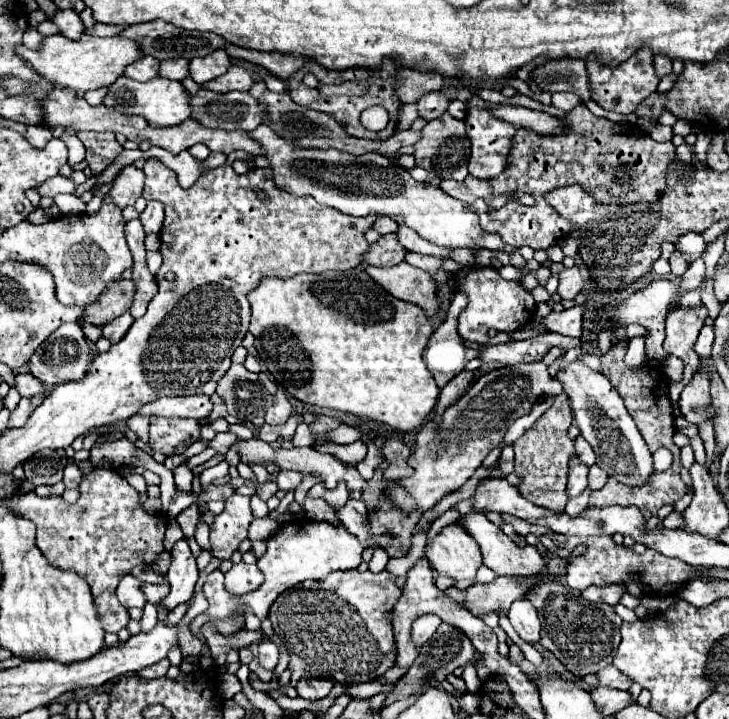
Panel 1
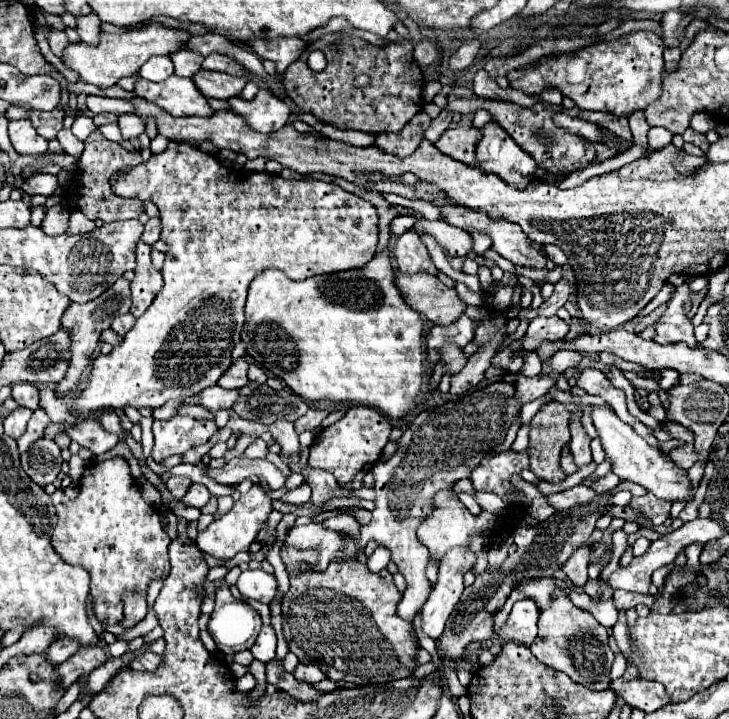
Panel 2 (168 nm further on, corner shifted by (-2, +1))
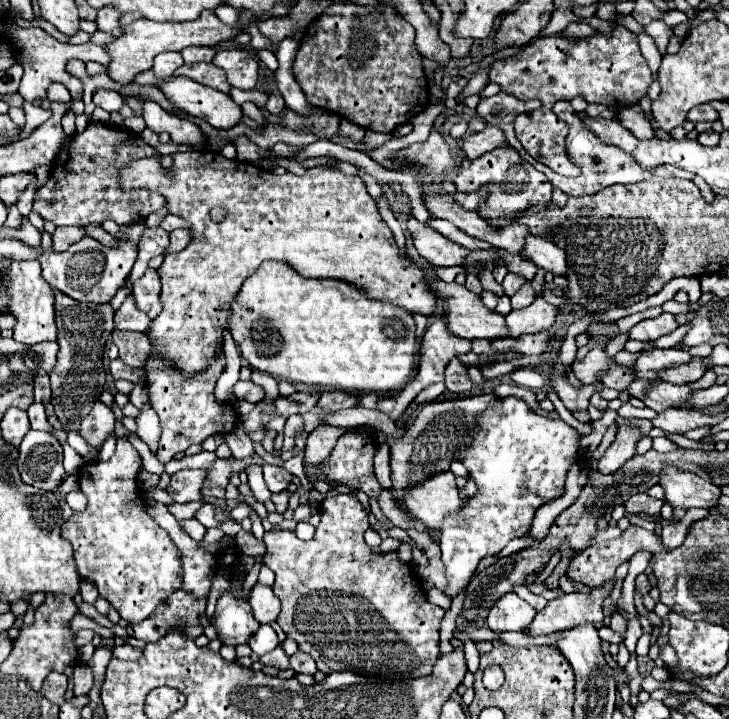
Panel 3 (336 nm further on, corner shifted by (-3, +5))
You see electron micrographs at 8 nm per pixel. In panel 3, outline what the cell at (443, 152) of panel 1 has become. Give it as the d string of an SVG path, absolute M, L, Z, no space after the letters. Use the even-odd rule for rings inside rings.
M485 126L483 132L463 136L463 150L465 150L465 156L471 160L479 158L499 146L507 146L507 142L505 142L503 132L495 126Z

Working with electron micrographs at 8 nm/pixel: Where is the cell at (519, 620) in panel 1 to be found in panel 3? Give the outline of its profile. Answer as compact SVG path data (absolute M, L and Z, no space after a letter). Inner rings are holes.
M509 592L489 610L487 626L493 632L521 632L531 624L535 612L537 610L531 604L527 604L515 592Z

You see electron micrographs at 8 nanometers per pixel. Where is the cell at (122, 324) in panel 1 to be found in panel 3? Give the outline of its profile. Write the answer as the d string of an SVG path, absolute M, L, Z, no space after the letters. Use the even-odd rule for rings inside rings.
M131 294L125 298L125 302L121 304L121 308L115 312L115 328L117 330L145 332L149 322L151 322L149 316L137 308L137 304L135 304L135 300L133 300Z

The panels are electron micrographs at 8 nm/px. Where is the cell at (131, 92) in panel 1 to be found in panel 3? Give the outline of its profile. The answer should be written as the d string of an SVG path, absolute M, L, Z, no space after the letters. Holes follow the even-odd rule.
M171 78L159 88L177 108L185 110L191 116L203 118L213 128L229 130L243 118L241 106L235 104L229 94L203 84L195 84L189 78Z

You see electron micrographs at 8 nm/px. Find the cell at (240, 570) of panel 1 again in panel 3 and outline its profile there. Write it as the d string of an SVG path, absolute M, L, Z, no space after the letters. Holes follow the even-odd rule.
M255 584L251 590L249 604L253 608L253 616L259 624L273 624L281 612L279 598L273 594L273 588Z

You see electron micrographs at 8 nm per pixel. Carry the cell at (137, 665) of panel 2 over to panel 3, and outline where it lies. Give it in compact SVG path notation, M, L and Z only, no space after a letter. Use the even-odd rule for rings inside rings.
M129 644L123 646L115 646L113 648L113 656L119 660L137 660L141 656L141 648L133 648Z

